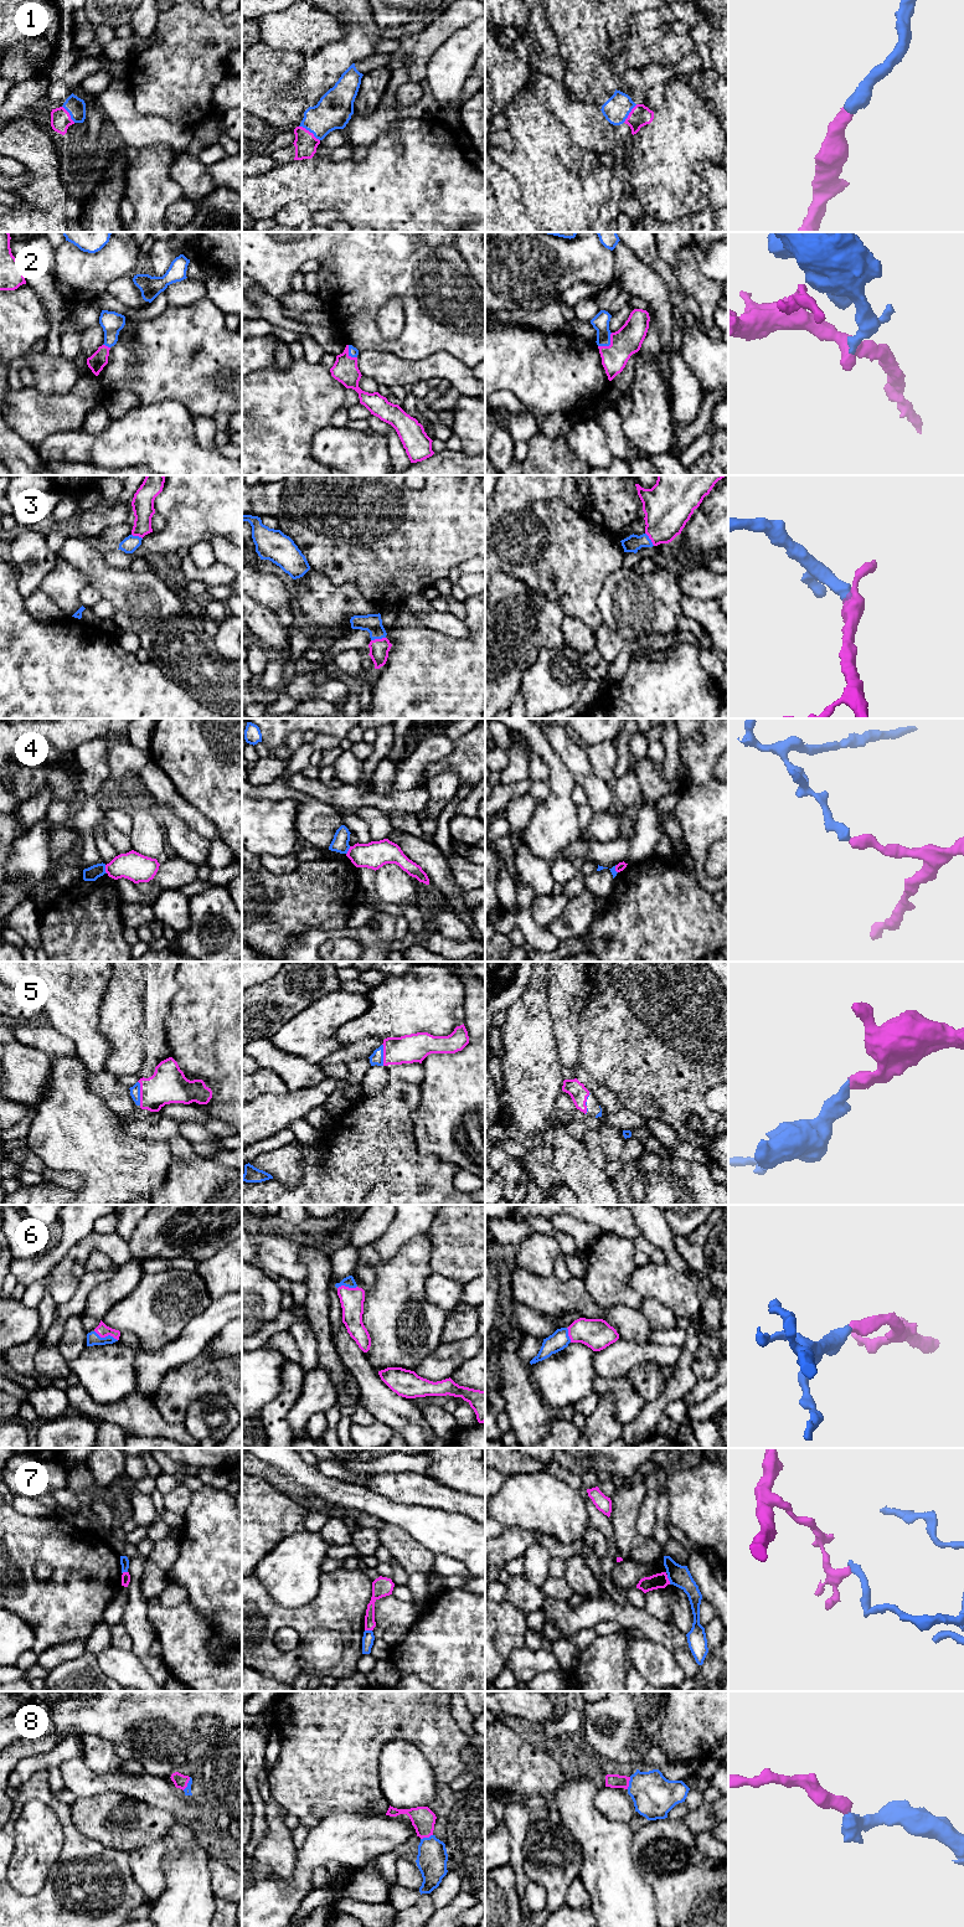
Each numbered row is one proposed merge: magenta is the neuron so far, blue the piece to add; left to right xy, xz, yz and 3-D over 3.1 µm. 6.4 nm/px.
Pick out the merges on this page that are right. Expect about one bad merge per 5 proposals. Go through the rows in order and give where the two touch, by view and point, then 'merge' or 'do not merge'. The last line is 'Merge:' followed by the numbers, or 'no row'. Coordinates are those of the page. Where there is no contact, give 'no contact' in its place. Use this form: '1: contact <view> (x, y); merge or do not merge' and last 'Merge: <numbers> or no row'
1: contact xz (308, 130); merge
2: contact yz (611, 344); merge
3: contact xz (377, 639); merge
4: contact xy (106, 869); do not merge
5: contact xy (140, 1093); merge
6: contact xy (106, 1335); merge
7: contact yz (668, 1580); do not merge
8: contact xz (426, 1837); merge
Merge: 1, 2, 3, 5, 6, 8

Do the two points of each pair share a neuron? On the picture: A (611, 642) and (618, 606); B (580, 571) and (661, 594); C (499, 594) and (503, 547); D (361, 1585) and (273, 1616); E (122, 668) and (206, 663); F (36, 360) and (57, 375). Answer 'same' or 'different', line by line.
A: different
B: different
C: different
D: same
E: different
F: same

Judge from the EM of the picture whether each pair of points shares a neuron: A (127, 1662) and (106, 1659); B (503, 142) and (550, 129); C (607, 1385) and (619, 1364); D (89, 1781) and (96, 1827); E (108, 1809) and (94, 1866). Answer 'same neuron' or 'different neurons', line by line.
A: same neuron
B: different neurons
C: different neurons
D: different neurons
E: different neurons

